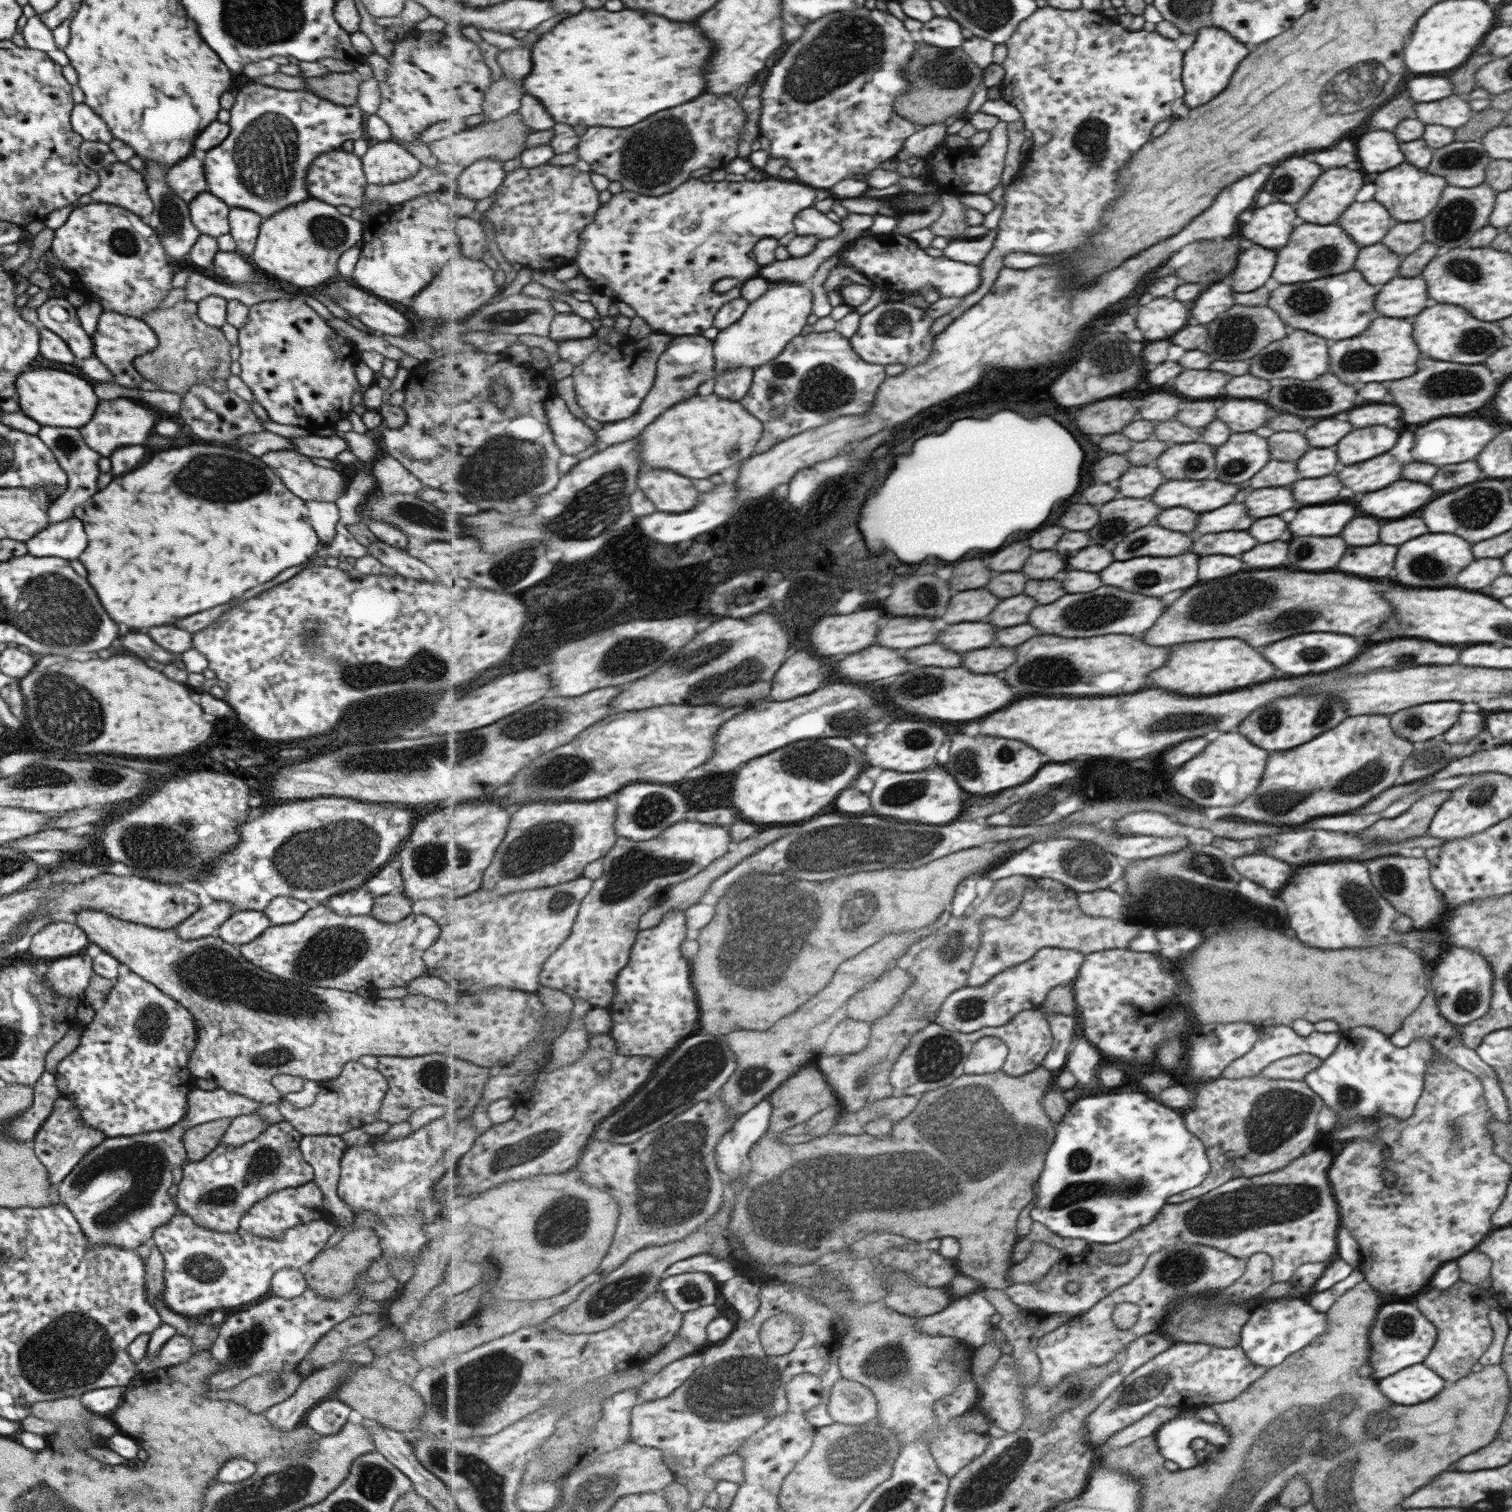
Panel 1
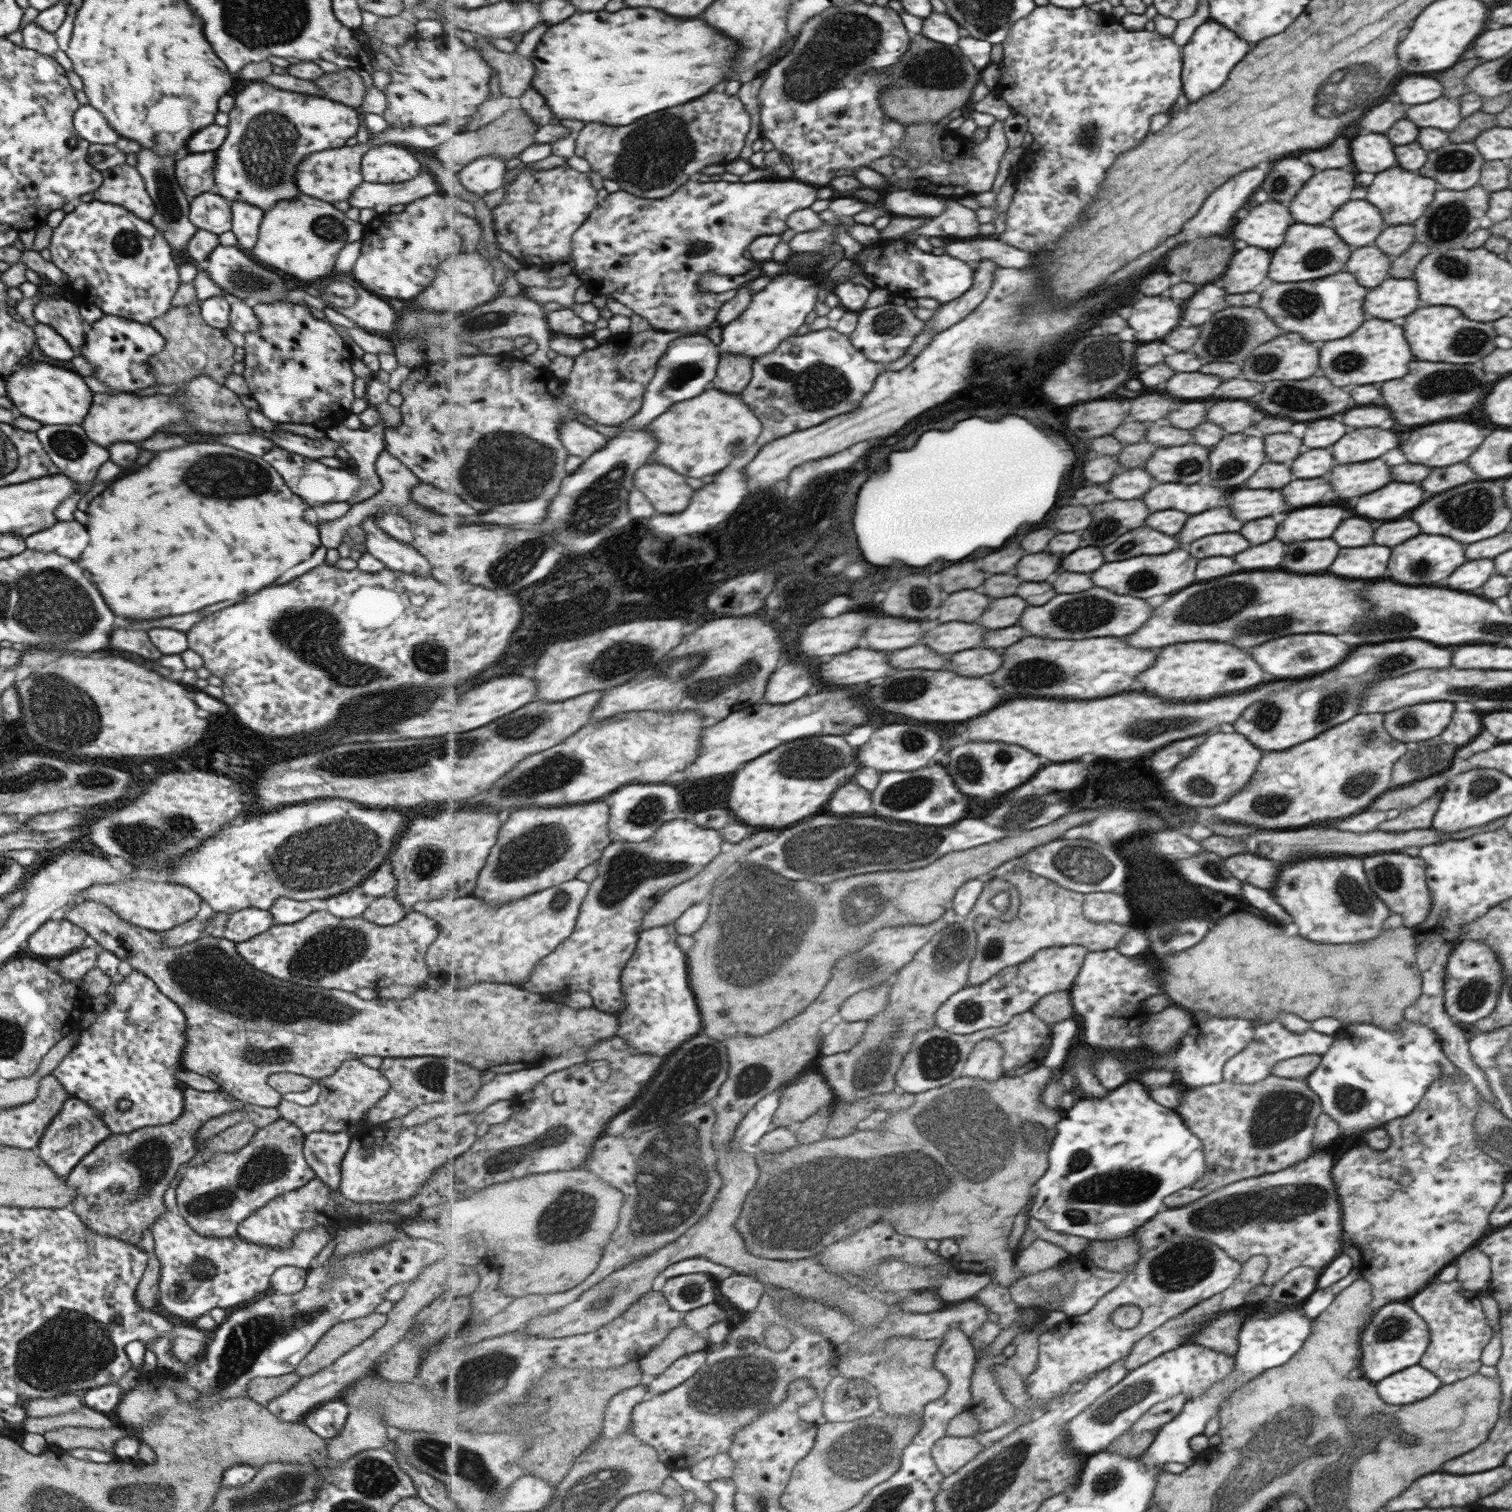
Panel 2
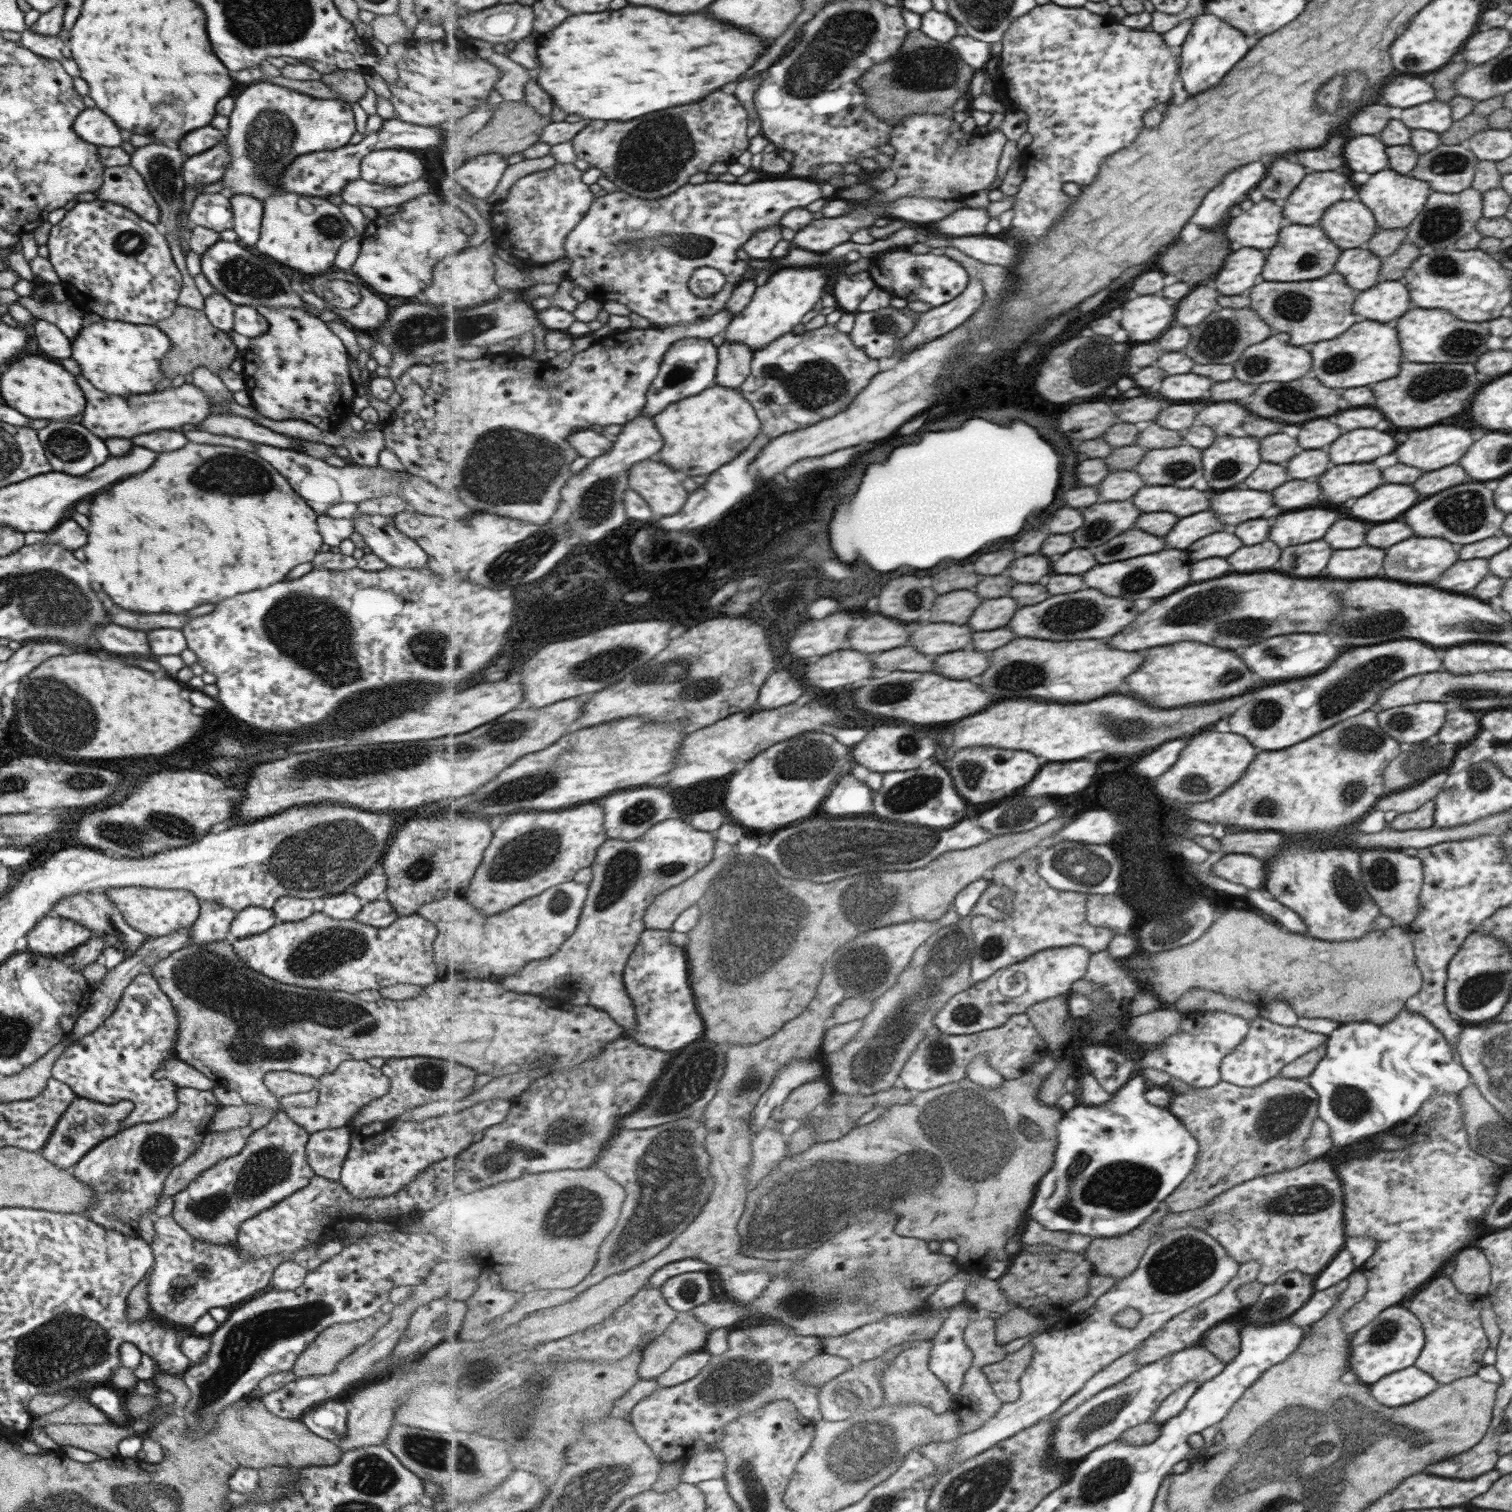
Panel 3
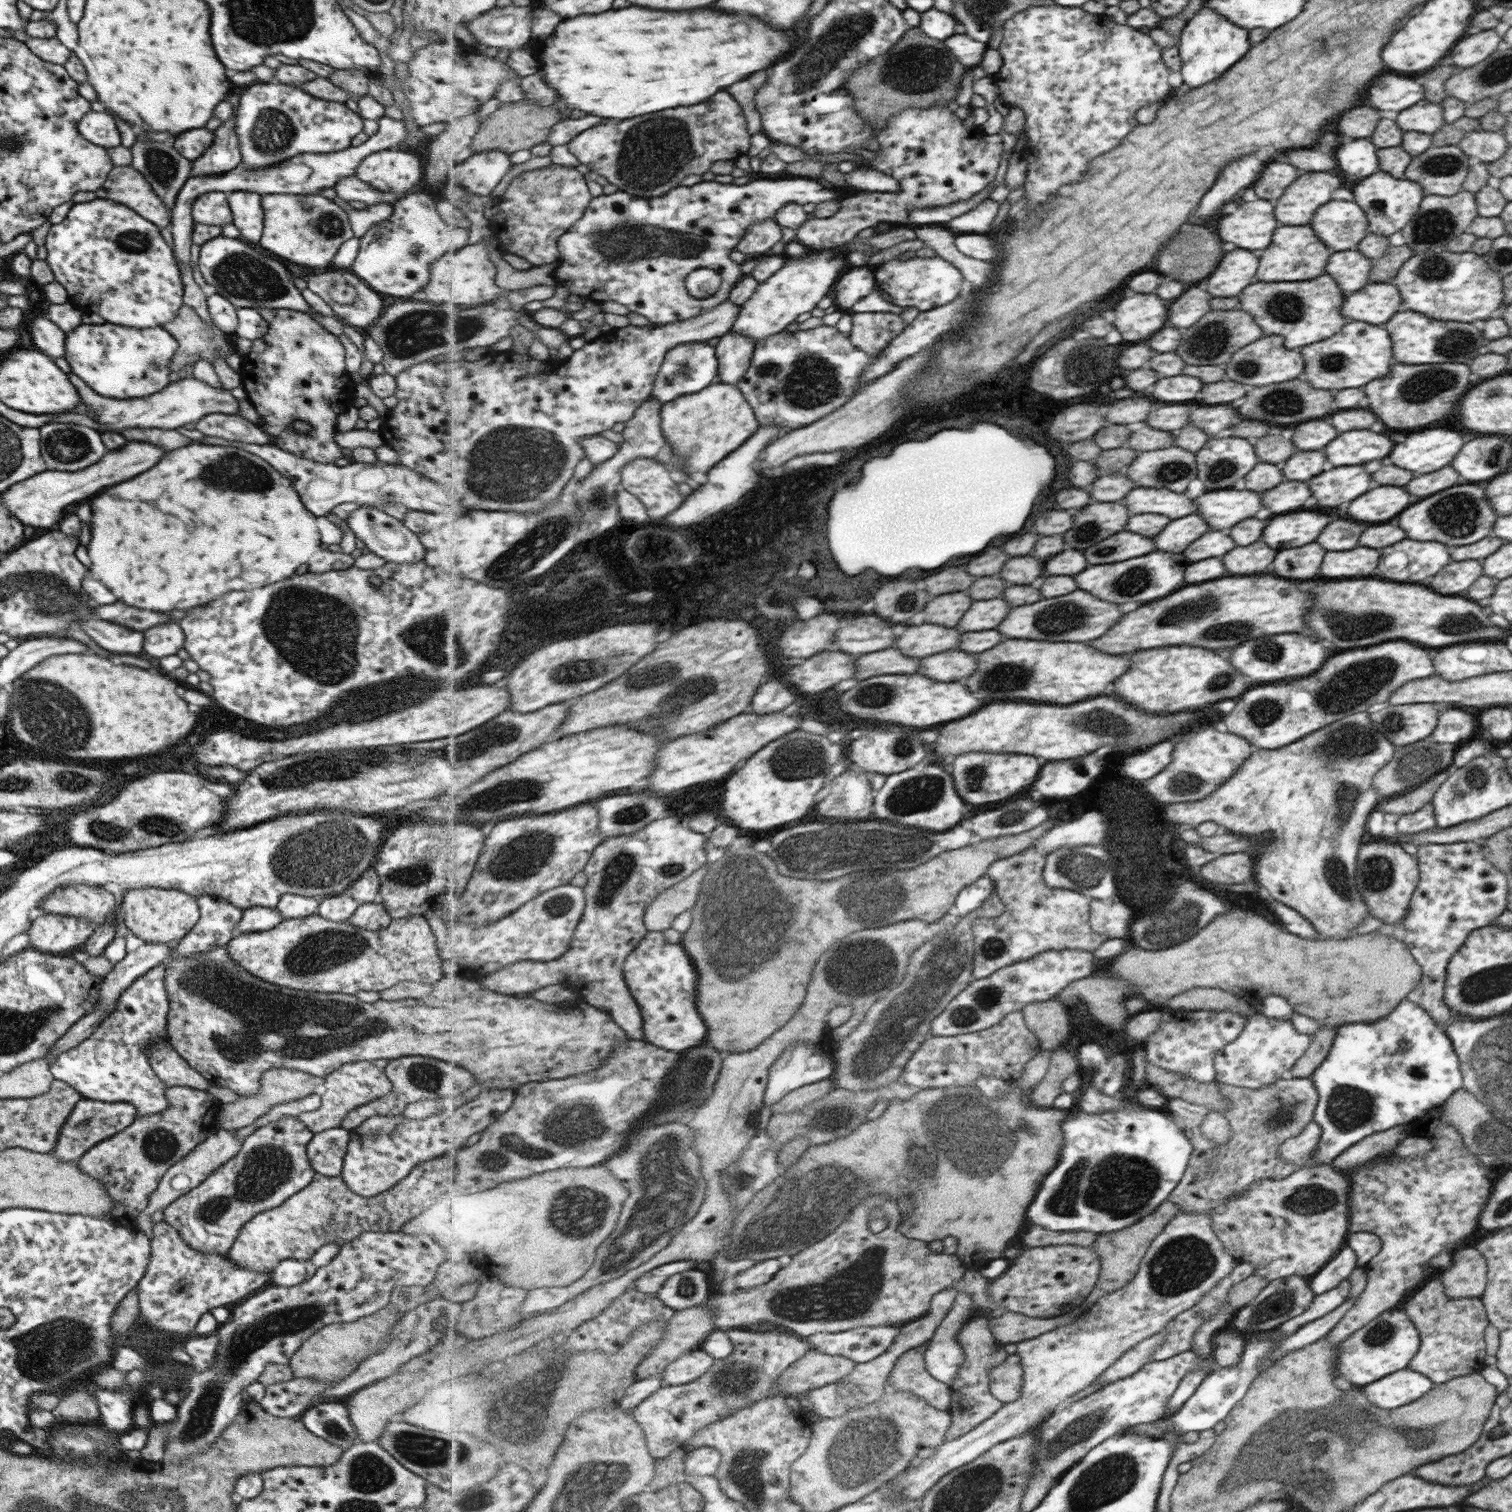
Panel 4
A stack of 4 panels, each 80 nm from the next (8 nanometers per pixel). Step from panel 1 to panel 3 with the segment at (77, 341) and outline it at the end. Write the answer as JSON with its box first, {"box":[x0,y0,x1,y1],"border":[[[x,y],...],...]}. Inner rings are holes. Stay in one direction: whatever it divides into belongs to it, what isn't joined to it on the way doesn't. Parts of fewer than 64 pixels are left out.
{"box":[15,296,84,341],"border":[[[19,296],[15,302],[27,309],[29,313],[39,320],[46,320],[54,324],[70,341],[78,333],[84,308],[73,302],[38,302],[29,296]]]}

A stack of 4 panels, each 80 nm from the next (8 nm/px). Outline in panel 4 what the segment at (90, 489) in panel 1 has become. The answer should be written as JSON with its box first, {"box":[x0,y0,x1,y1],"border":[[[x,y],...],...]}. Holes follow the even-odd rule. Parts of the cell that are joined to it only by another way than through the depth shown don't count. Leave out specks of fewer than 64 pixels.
{"box":[38,422,105,471],"border":[[[53,422],[38,429],[40,457],[46,470],[78,471],[105,454],[99,434],[90,427]]]}

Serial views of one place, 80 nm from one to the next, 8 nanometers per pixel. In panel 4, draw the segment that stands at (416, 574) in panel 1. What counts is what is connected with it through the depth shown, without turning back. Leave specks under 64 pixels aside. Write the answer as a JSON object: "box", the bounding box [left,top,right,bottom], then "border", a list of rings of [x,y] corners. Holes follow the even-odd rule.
{"box":[344,505,423,564],"border":[[[361,505],[349,513],[344,520],[347,526],[353,531],[355,537],[363,542],[369,550],[380,556],[385,562],[397,564],[414,563],[423,558],[423,545],[411,529],[408,529],[400,520],[385,514],[375,507]]]}

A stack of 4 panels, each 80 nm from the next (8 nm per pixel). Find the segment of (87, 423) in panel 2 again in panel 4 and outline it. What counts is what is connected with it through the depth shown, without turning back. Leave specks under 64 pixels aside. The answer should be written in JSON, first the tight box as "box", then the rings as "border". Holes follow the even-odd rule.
{"box":[67,371,237,432],"border":[[[69,371],[67,380],[75,387],[83,404],[89,406],[91,419],[97,420],[101,424],[101,432],[121,432],[123,428],[167,428],[167,430],[171,430],[171,428],[195,422],[197,418],[201,418],[205,414],[213,414],[213,412],[236,414],[237,410],[237,401],[228,390],[222,387],[212,387],[193,377],[170,382],[159,392],[154,392],[149,396],[123,400],[99,396],[71,371]]]}

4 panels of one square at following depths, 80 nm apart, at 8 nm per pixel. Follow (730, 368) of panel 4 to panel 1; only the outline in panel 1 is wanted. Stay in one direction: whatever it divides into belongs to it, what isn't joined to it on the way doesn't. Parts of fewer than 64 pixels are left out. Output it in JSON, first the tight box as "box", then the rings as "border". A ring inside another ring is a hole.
{"box":[714,367,754,401],"border":[[[737,367],[731,371],[723,371],[714,384],[714,392],[720,397],[739,401],[750,391],[754,379],[754,369]]]}

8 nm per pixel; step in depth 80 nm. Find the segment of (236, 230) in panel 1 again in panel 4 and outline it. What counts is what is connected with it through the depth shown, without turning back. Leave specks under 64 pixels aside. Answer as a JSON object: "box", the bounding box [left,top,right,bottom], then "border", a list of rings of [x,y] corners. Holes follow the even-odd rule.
{"box":[227,191,263,243],"border":[[[236,191],[227,198],[232,214],[232,223],[241,239],[257,243],[263,229],[263,211],[260,206],[261,196],[250,191]]]}

